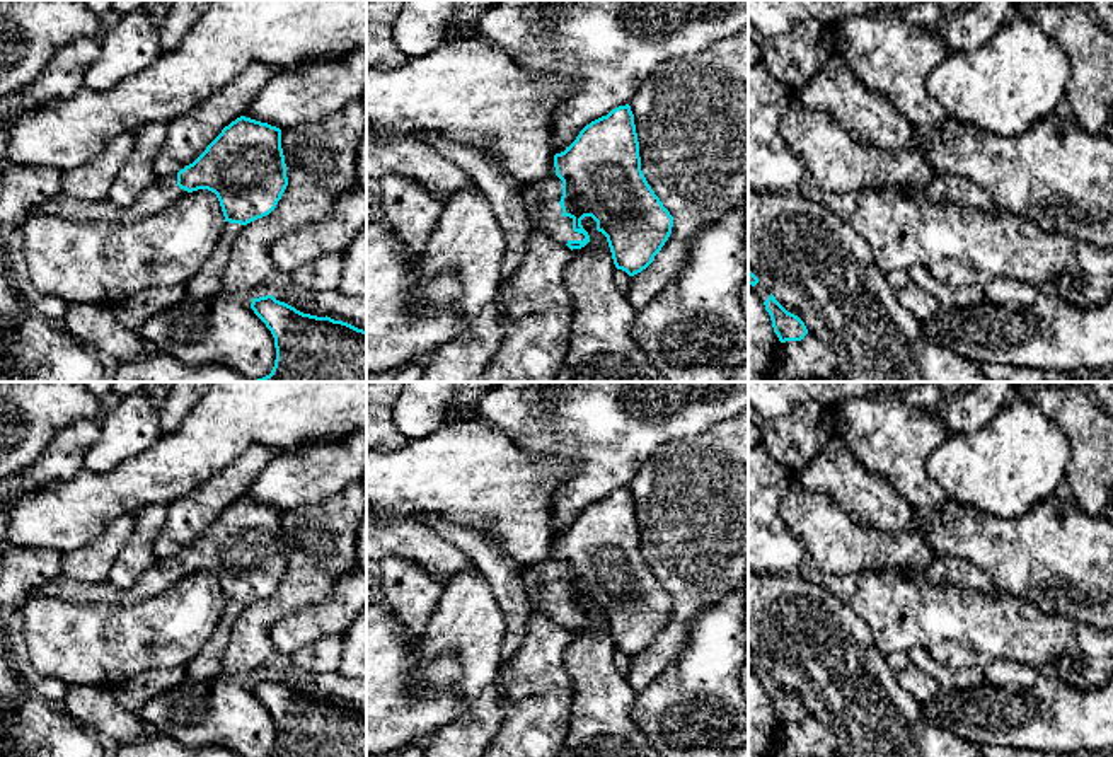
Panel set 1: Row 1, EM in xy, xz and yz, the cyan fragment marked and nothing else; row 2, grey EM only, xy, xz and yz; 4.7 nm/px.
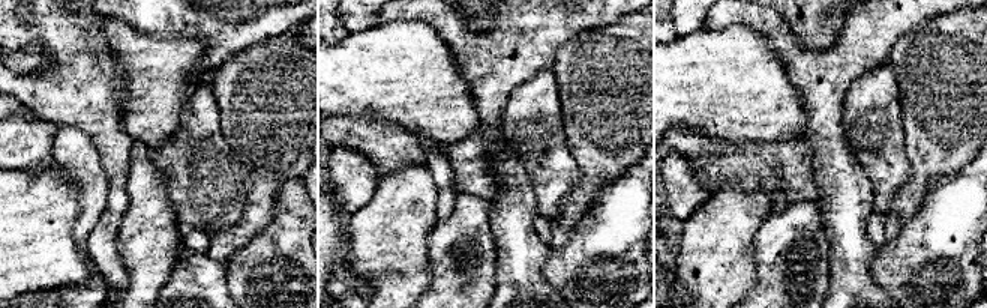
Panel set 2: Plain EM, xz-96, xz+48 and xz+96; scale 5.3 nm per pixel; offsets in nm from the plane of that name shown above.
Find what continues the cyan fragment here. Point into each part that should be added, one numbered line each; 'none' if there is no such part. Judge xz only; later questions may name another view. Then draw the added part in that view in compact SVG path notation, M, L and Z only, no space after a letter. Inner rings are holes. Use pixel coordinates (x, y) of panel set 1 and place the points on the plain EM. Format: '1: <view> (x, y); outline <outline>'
1: xz (541, 580); outline M557 558L525 566L522 576L532 614L542 614L564 627L569 622L585 621L583 615L573 612L573 600L562 597L559 587L562 578L562 563Z

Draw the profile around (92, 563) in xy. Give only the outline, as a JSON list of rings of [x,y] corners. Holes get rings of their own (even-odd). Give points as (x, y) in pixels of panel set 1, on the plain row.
[[[135,515],[118,517],[94,542],[61,556],[61,575],[78,581],[109,581],[109,573],[135,529]]]

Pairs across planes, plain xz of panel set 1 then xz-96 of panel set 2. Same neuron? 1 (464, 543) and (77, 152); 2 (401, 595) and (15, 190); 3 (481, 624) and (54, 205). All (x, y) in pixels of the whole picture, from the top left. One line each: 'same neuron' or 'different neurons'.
1: different neurons
2: different neurons
3: different neurons

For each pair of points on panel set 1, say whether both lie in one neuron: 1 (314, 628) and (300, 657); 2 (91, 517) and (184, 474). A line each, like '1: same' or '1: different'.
1: different
2: same

